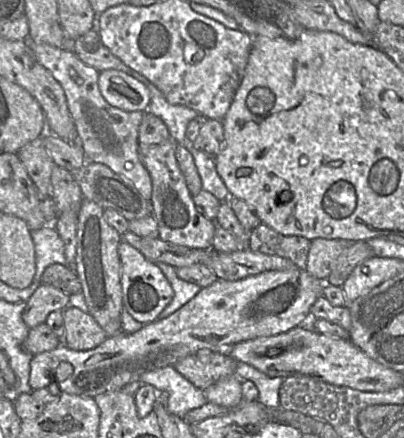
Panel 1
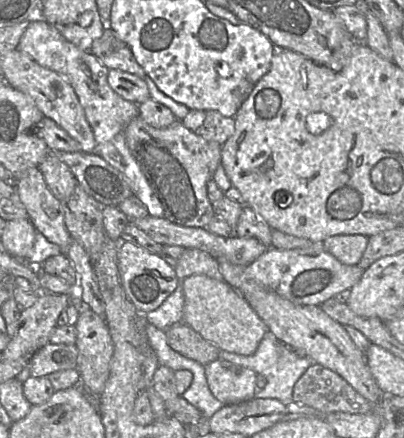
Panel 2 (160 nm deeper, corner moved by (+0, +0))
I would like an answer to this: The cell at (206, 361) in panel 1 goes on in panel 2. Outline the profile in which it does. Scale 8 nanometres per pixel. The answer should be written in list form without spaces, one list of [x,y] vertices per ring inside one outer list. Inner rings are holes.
[[[183,321],[164,331],[169,346],[179,354],[206,366],[219,359],[219,349]]]

